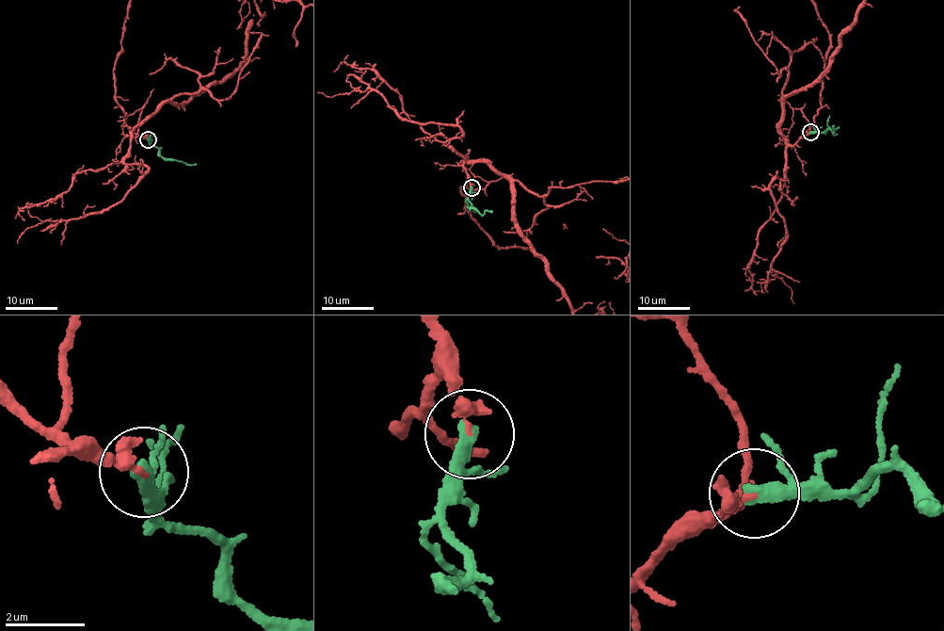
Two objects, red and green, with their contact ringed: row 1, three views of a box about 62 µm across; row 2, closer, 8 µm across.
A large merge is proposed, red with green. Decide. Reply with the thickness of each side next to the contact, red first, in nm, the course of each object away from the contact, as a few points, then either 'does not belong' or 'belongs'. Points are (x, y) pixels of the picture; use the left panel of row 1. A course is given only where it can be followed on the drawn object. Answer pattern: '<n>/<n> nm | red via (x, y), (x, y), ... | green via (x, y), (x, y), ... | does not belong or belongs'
180/280 nm | green via (149, 138), (152, 147), (158, 148), (166, 159), (195, 165) | belongs

